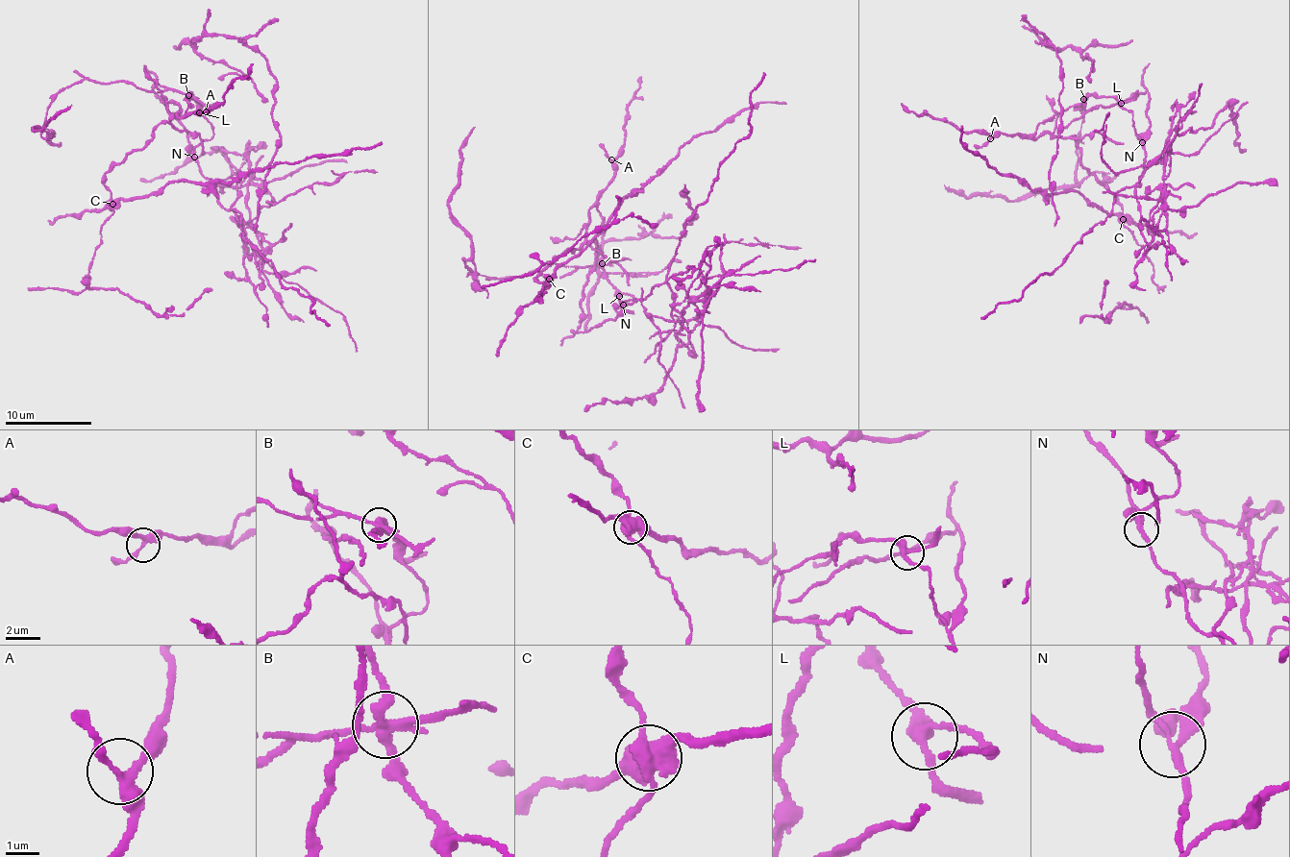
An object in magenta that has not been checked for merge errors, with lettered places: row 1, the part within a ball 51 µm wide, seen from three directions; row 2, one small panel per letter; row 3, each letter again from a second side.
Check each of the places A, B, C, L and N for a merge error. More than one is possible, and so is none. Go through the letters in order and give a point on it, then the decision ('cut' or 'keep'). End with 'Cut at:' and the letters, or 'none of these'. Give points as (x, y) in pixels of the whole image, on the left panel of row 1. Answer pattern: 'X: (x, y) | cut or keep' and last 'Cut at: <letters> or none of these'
A: (206, 111) | keep
B: (188, 95) | cut
C: (112, 204) | cut
L: (199, 112) | keep
N: (194, 157) | cut
Cut at: B, C, N

